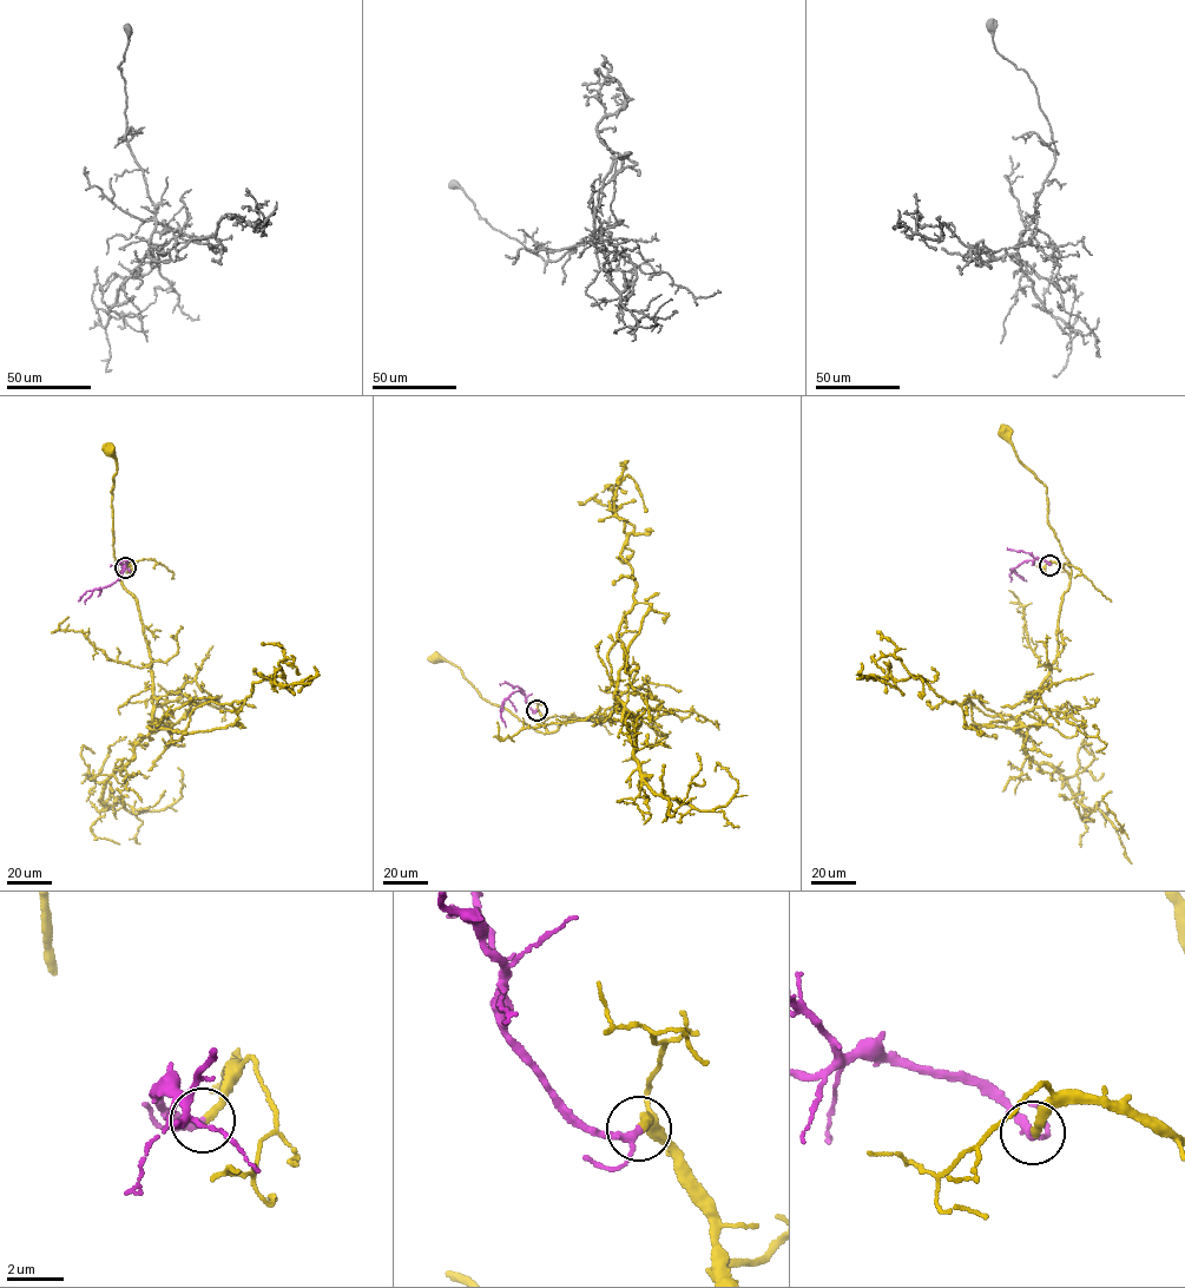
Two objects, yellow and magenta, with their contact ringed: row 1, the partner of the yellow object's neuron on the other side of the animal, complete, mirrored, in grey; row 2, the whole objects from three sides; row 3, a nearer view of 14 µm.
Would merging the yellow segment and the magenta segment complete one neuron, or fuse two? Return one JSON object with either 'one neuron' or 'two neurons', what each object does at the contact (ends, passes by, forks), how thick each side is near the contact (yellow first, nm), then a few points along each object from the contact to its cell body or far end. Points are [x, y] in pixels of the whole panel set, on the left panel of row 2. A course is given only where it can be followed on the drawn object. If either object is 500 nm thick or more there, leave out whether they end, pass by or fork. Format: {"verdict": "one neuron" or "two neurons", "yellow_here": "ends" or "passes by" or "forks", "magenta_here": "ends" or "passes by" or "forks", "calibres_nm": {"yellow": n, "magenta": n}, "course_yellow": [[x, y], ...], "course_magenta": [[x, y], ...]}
{"verdict": "one neuron", "yellow_here": "ends", "magenta_here": "passes by", "calibres_nm": {"yellow": 280, "magenta": 240}, "course_yellow": [[126, 567], [119, 574], [114, 554], [111, 491], [116, 461], [107, 451]], "course_magenta": [[125, 567], [123, 565], [116, 580], [86, 591], [78, 600]]}

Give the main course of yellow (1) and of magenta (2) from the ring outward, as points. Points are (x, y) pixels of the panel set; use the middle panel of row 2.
1: (537, 710), (546, 734), (486, 700), (460, 669), (434, 657)
2: (537, 710), (530, 708), (520, 690), (514, 691), (500, 710), (506, 727)

